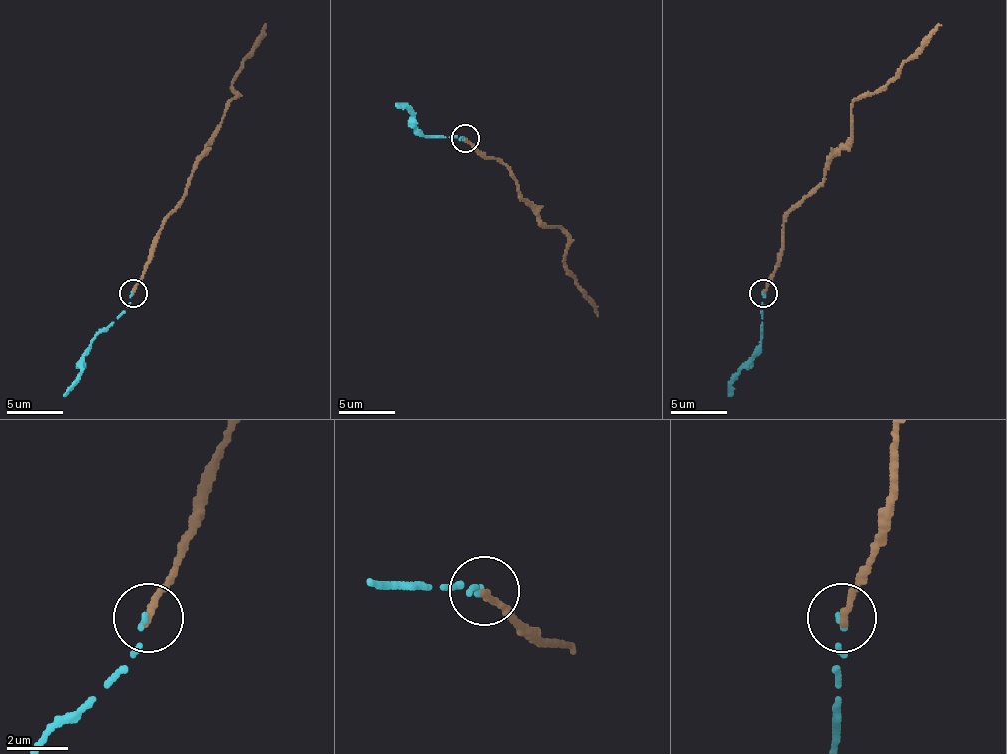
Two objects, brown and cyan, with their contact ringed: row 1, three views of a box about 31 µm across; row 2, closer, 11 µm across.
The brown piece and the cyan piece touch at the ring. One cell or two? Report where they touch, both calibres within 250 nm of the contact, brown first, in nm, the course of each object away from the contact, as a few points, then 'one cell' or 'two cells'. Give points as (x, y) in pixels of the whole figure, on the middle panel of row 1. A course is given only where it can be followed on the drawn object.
place (465, 138); calibres 260 and 170 nm; course brown (466, 138), (485, 157), (497, 157), (511, 171), (525, 202), (567, 236), (564, 264), (598, 312); course cyan (463, 138), (426, 138), (415, 118), (395, 104); one cell

